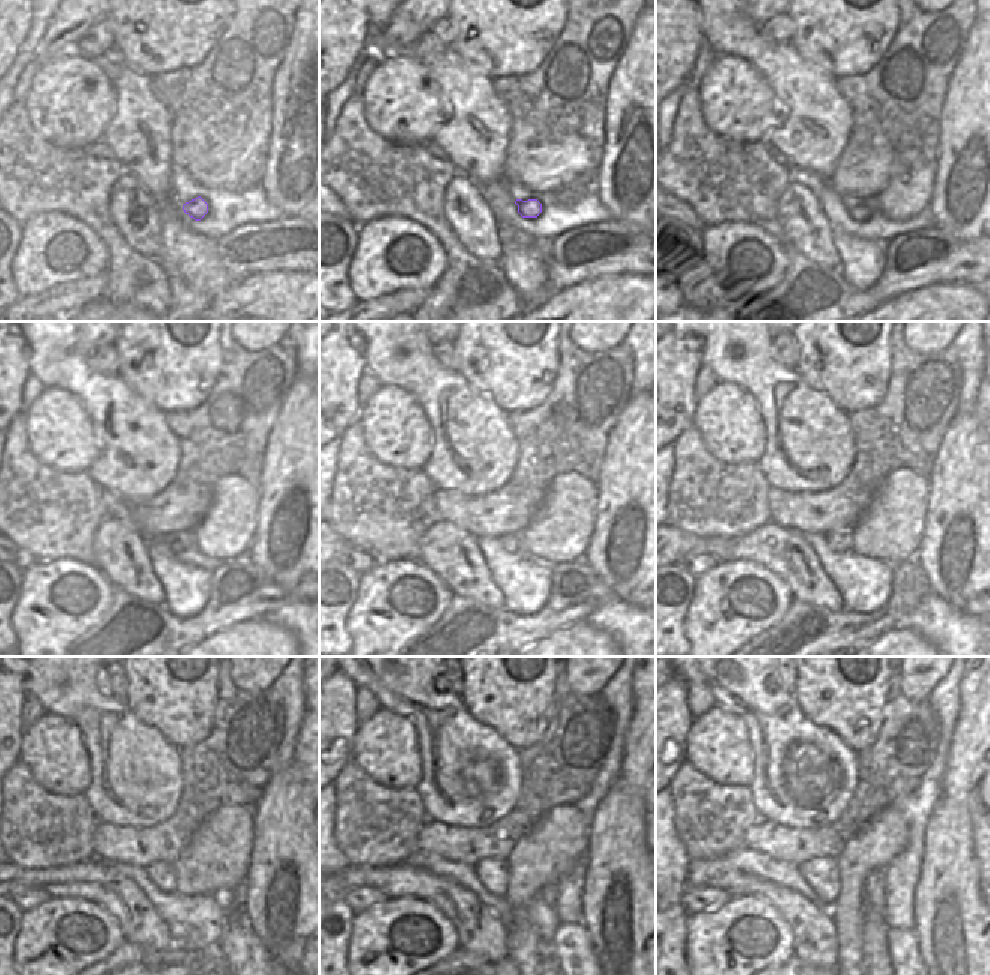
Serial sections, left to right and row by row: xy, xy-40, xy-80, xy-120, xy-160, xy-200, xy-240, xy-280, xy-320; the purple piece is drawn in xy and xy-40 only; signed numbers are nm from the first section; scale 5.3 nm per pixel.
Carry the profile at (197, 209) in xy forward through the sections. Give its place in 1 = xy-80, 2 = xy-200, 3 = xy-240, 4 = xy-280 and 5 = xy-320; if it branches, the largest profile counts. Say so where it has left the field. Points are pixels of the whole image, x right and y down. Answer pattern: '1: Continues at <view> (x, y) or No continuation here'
1: Continues at xy-80 (860, 207)
2: Continues at xy-200 (842, 540)
3: Continues at xy-240 (162, 875)
4: Continues at xy-280 (491, 873)
5: Continues at xy-320 (822, 876).

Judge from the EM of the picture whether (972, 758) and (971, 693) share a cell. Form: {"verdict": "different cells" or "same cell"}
{"verdict": "same cell"}

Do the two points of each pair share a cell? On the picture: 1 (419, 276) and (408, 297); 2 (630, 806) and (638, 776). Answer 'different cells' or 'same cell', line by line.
1: different cells
2: different cells

